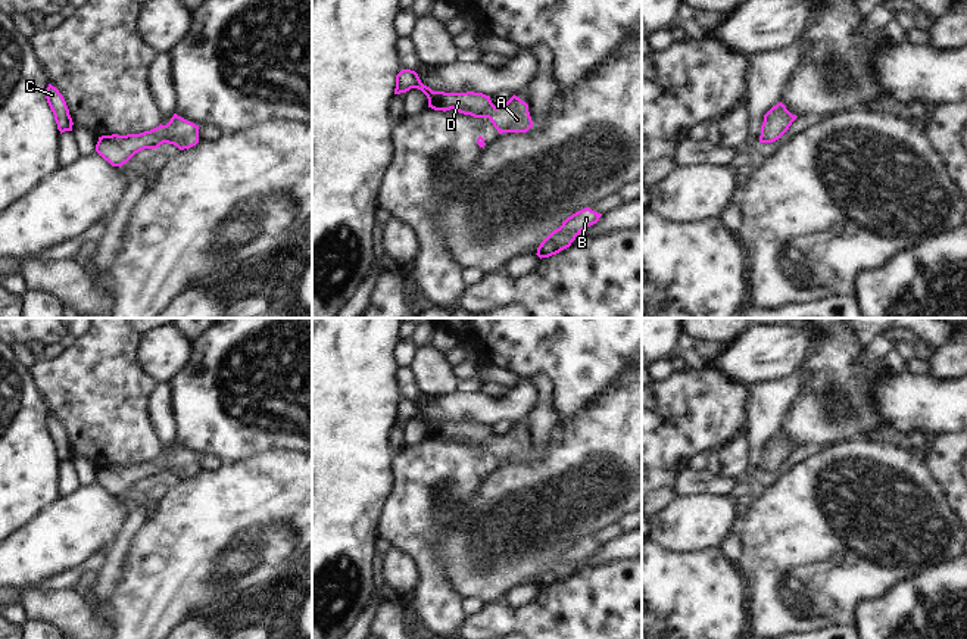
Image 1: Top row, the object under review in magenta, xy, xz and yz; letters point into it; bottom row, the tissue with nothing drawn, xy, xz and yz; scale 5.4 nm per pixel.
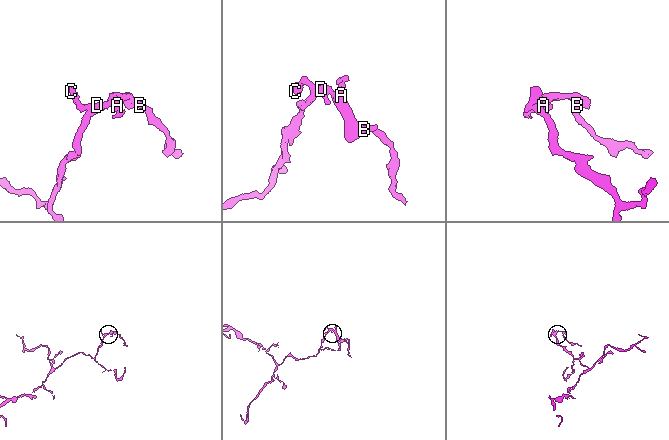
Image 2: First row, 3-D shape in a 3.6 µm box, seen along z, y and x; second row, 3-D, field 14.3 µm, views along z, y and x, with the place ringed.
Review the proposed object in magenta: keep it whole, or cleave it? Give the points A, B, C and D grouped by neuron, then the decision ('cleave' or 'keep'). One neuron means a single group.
A B C D | keep

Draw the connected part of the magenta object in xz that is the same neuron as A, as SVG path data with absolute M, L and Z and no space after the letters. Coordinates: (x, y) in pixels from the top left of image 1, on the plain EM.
M402 399L396 405L394 424L406 423L411 418L421 420L428 428L428 437L434 440L456 440L474 448L489 448L499 464L527 462L533 456L528 434L515 424L503 434L495 436L490 426L483 423L444 423L433 421L424 415L415 400Z

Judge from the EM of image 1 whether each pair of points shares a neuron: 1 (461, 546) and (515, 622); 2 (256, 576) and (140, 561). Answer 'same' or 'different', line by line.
1: different
2: same

